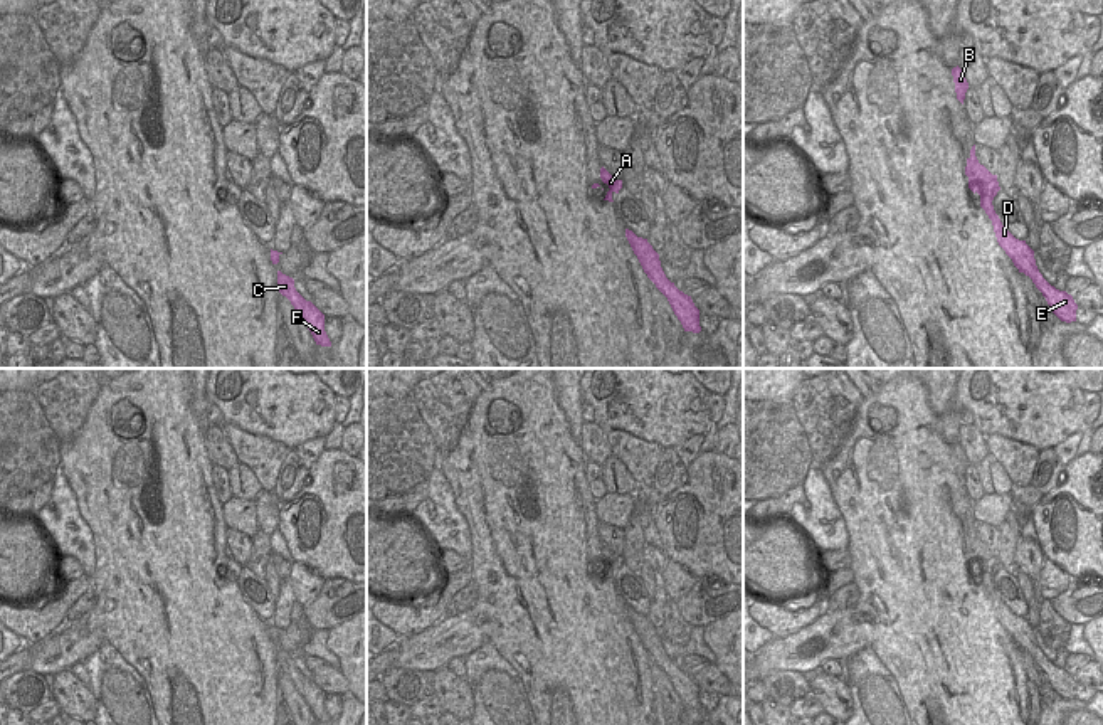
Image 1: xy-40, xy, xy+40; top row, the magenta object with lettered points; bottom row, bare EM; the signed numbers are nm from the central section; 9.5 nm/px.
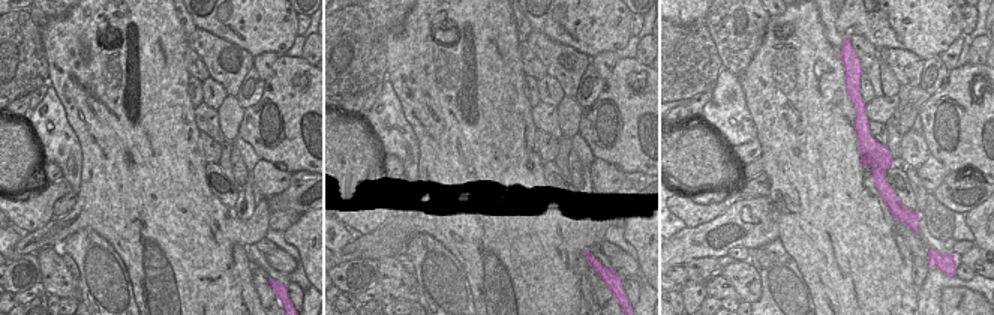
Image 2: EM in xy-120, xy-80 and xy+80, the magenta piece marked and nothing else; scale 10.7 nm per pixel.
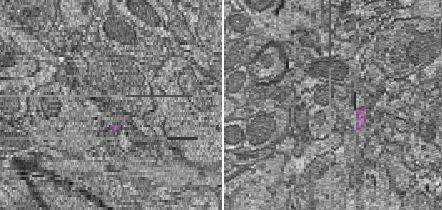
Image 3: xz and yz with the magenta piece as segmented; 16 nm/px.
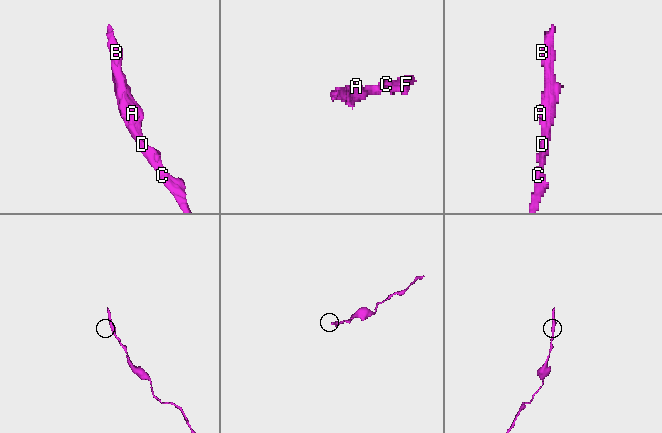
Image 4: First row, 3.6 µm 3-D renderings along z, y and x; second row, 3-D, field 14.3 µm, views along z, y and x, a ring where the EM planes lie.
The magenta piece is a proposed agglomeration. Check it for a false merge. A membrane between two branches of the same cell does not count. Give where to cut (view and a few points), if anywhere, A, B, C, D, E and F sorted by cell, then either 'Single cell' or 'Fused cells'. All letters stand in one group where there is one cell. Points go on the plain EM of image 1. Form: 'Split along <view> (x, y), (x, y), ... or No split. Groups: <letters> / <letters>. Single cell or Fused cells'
No split. Groups: A B C D E F. Single cell

